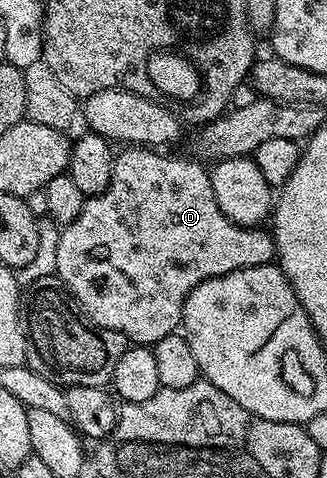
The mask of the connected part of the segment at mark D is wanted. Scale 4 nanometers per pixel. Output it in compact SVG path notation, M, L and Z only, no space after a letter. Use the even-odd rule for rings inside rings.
M127 146L122 149L113 162L113 178L109 178L109 186L96 196L88 196L81 206L81 214L72 224L66 225L59 233L57 242L57 266L56 273L65 285L68 292L79 301L79 307L87 313L87 317L103 328L119 332L123 337L135 346L153 346L161 338L172 335L183 323L183 307L185 298L201 282L209 278L217 278L229 274L233 270L252 268L262 264L272 263L276 259L275 239L270 231L256 226L246 228L221 214L221 206L217 206L217 198L213 198L213 186L211 185L210 171L202 168L195 160L182 160L179 156L166 156L166 151L156 150L151 146Z

